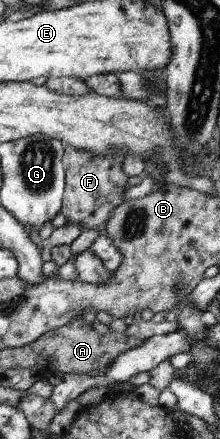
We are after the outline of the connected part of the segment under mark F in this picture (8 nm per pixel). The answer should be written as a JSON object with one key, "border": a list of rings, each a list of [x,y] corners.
{"border":[[[64,145],[61,163],[64,171],[64,189],[60,203],[60,213],[66,223],[79,225],[81,230],[94,229],[102,233],[111,211],[123,200],[123,191],[127,187],[127,176],[121,170],[124,155],[103,155],[97,157],[87,151],[75,151]]]}

